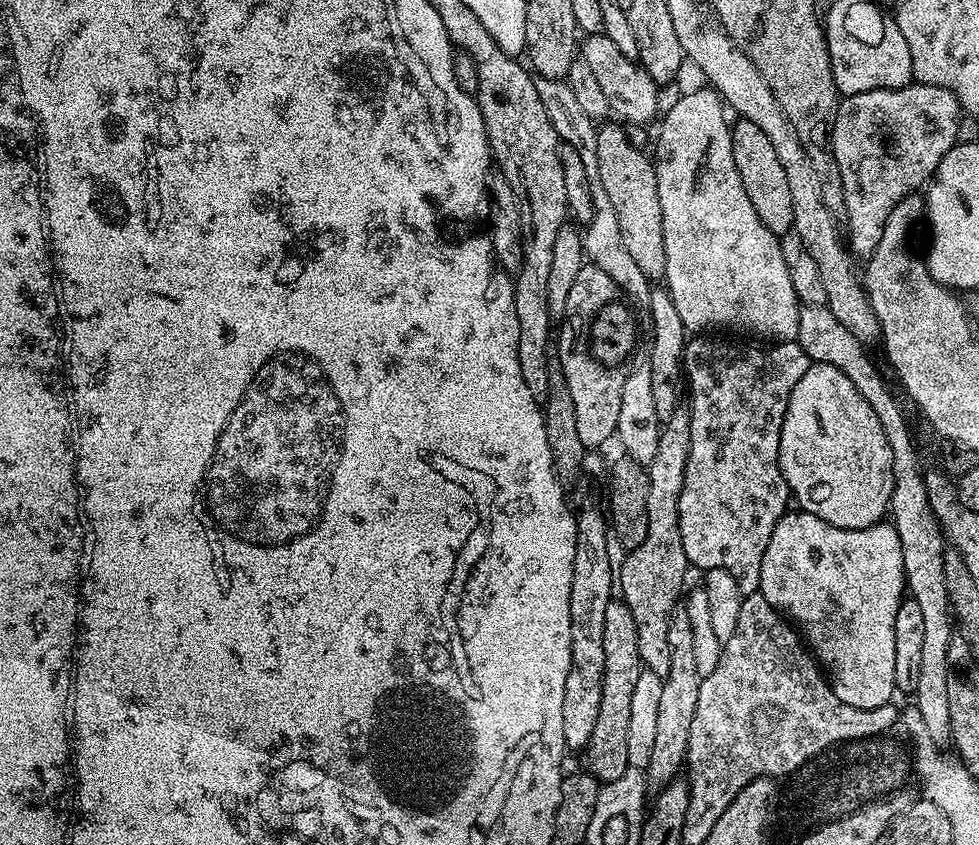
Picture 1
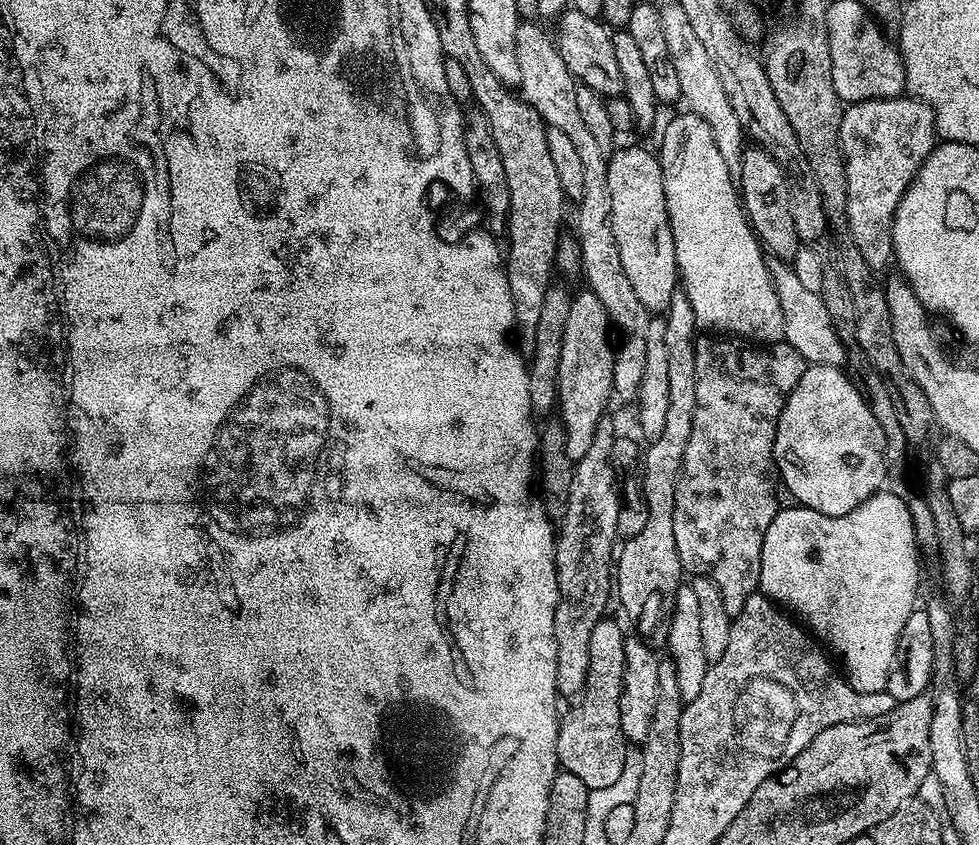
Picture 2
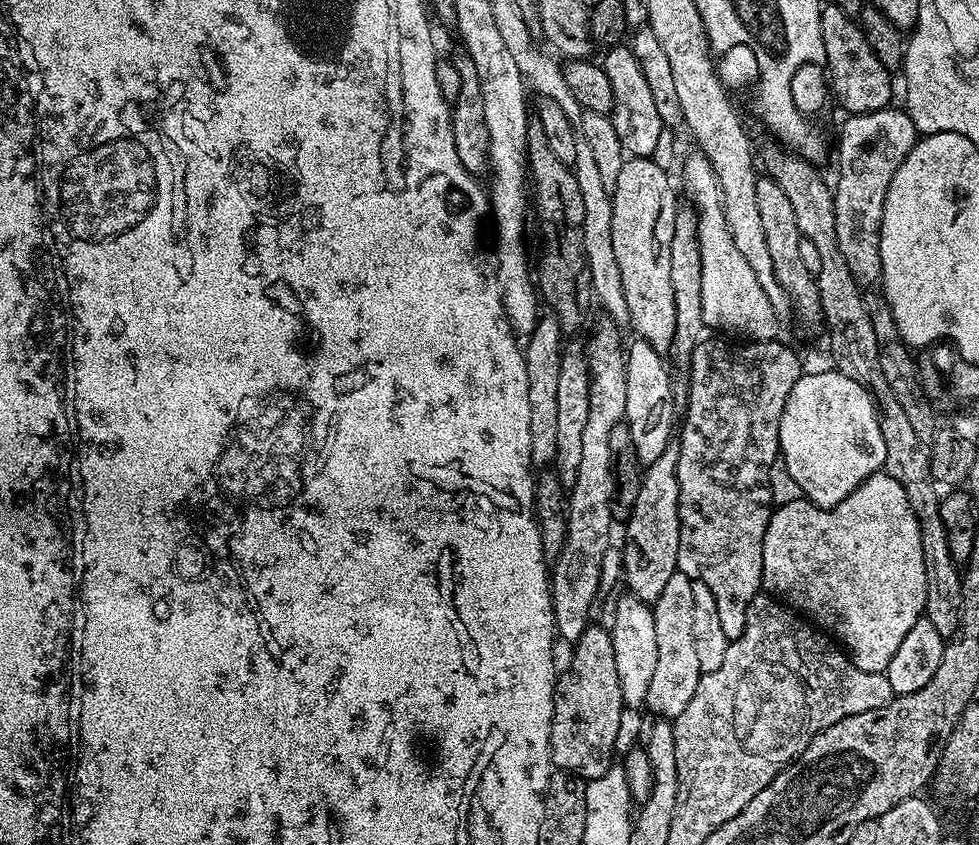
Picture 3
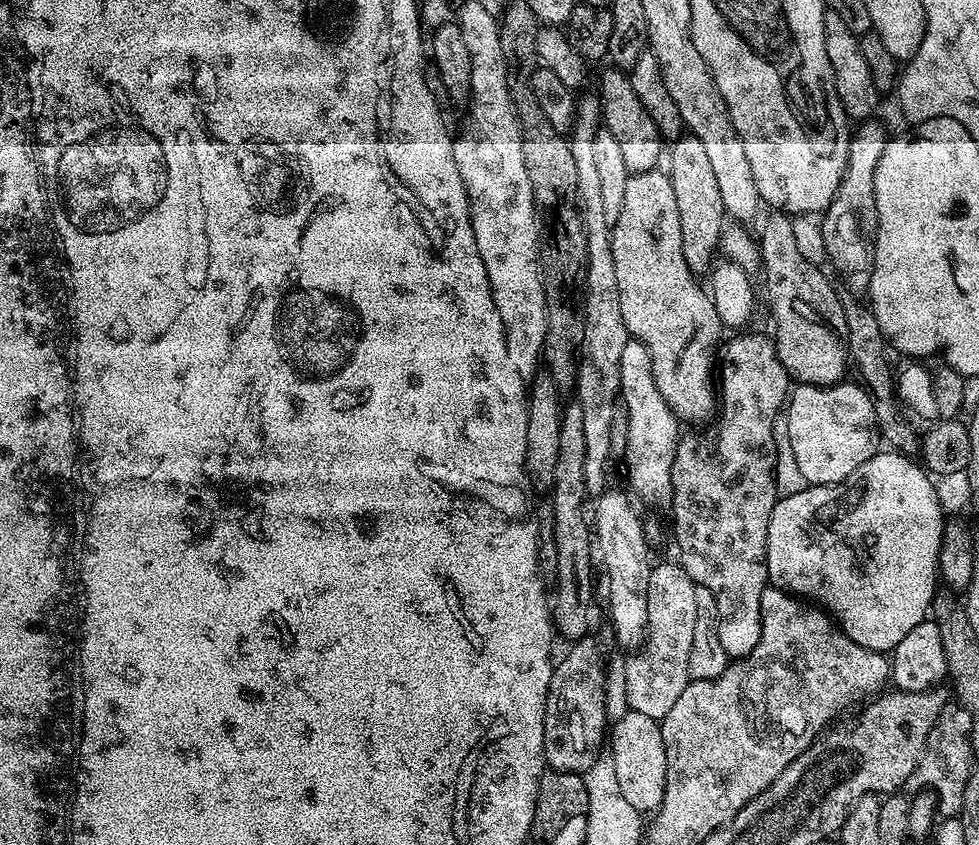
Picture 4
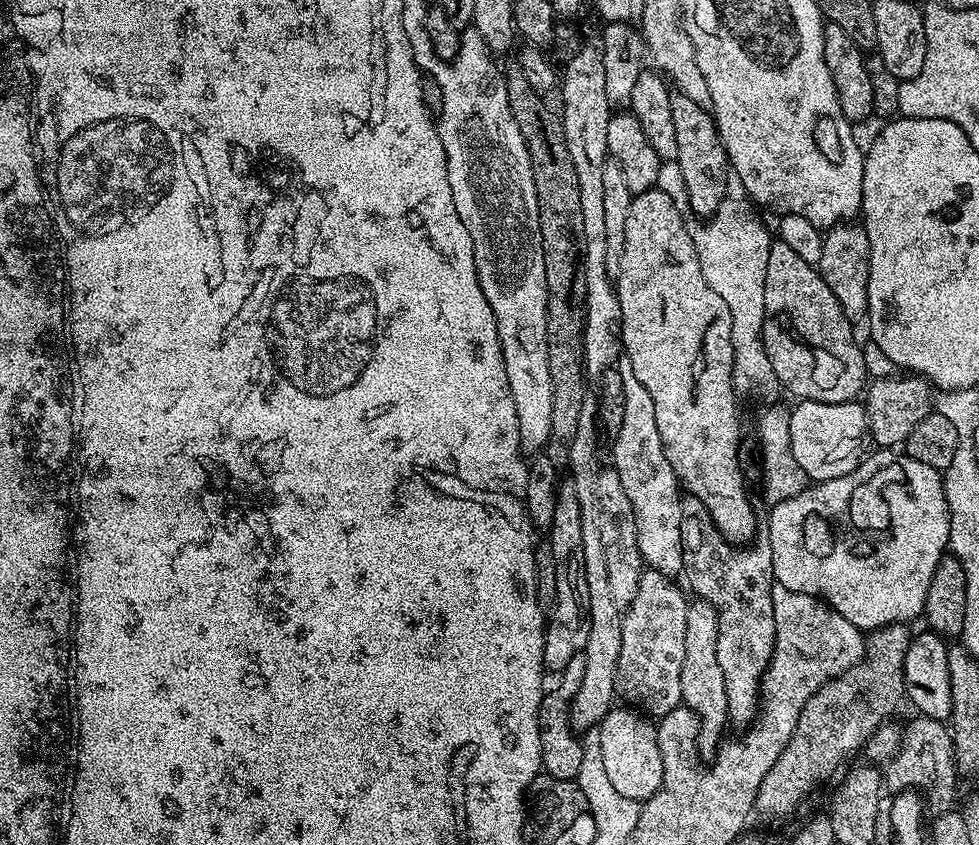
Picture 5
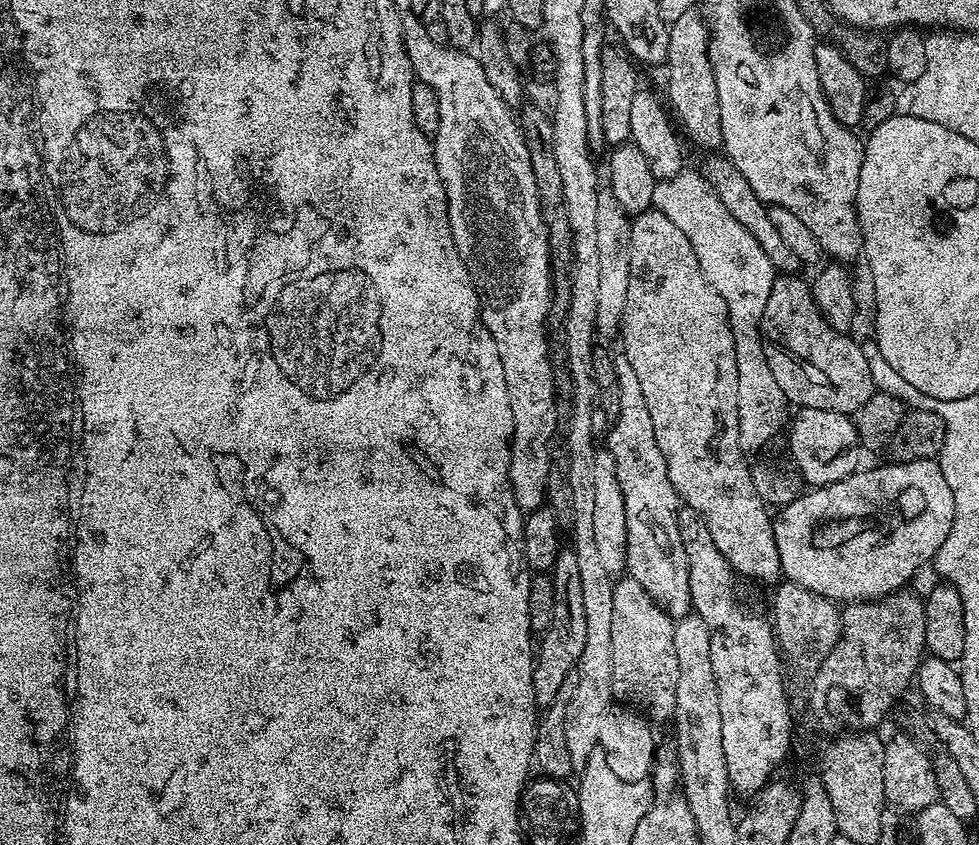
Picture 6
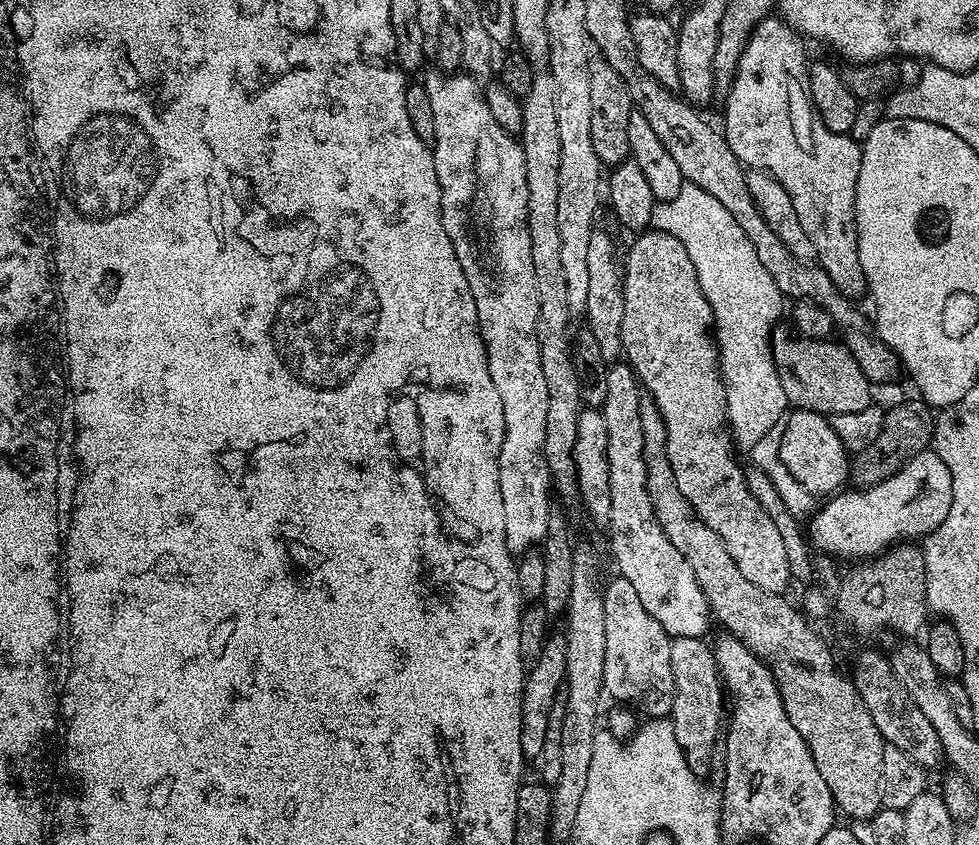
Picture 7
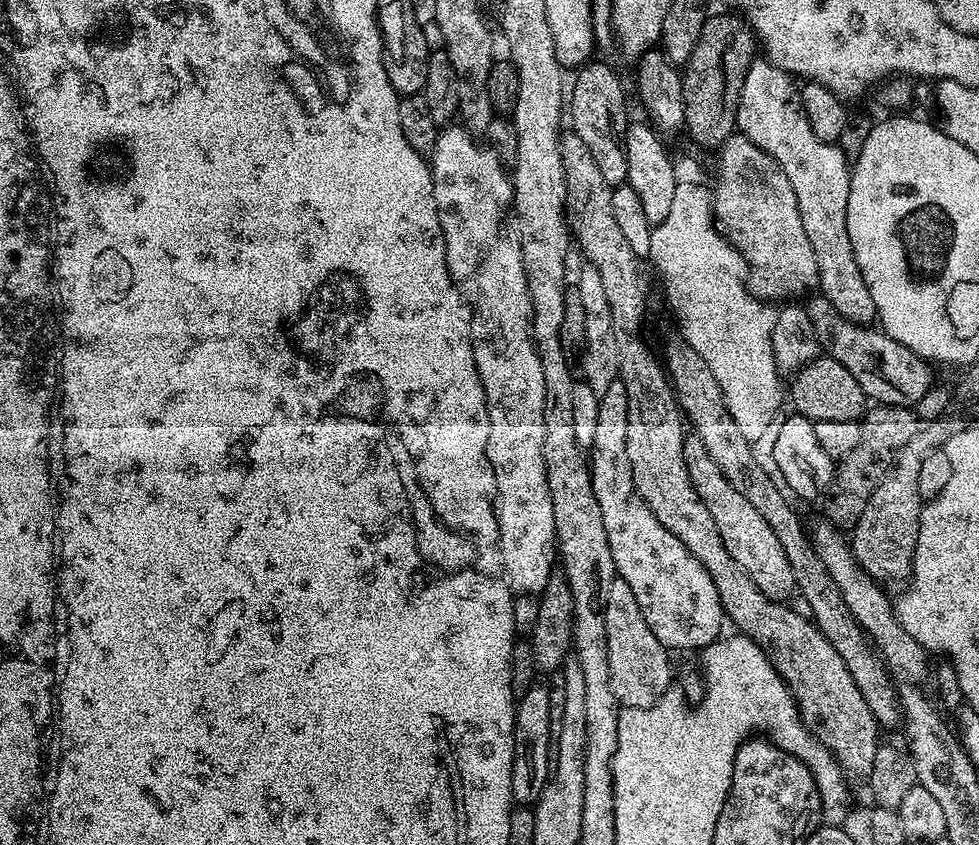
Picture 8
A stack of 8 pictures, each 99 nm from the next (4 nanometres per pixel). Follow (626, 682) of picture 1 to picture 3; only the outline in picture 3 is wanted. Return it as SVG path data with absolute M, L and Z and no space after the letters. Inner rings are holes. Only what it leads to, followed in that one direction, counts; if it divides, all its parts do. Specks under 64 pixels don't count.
M596 622L589 623L577 638L572 652L572 665L559 673L554 694L554 714L550 726L550 750L552 763L559 771L573 772L587 782L602 778L606 770L614 766L612 755L616 752L616 739L620 736L620 723L624 720L626 705L622 698L622 686L618 686L618 665L614 663L614 642L611 631Z

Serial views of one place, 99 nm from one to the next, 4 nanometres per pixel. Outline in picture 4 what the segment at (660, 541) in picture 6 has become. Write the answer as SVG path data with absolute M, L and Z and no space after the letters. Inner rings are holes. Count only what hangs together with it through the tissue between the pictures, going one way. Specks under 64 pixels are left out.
M629 338L626 350L622 350L622 382L620 383L622 403L630 418L630 435L626 442L626 454L622 467L628 471L627 487L637 501L645 500L652 508L672 507L672 479L670 470L674 466L674 454L682 435L681 421L670 410L666 398L658 394L654 382L650 354L637 340Z

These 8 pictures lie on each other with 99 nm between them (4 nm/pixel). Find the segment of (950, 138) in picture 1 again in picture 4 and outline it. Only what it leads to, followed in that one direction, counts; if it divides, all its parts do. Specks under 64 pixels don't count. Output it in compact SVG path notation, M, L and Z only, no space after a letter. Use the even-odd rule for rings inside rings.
M876 122L861 123L857 127L860 129L852 132L846 174L840 183L838 194L819 221L820 229L824 231L826 238L827 263L832 264L833 270L840 275L839 283L844 283L852 294L867 293L874 270L878 226L878 210L874 202L874 176L890 139L889 133L884 133L882 125L872 123Z

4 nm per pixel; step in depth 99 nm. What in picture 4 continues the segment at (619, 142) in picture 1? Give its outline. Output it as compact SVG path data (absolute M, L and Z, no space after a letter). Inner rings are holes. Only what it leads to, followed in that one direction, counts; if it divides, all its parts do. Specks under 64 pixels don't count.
M662 170L650 172L637 172L629 175L626 182L626 194L622 198L622 214L618 214L618 222L611 225L612 253L614 254L614 271L618 277L618 302L622 302L622 318L626 322L626 330L631 339L637 340L650 354L654 382L658 386L658 394L666 398L670 410L676 415L676 419L688 424L700 424L703 420L711 421L718 408L718 388L714 383L714 369L718 364L718 349L721 347L720 335L726 332L718 318L718 310L714 306L711 295L700 289L697 277L686 266L686 258L682 258L682 226L678 223L678 202L674 199L674 186L670 182L668 172Z

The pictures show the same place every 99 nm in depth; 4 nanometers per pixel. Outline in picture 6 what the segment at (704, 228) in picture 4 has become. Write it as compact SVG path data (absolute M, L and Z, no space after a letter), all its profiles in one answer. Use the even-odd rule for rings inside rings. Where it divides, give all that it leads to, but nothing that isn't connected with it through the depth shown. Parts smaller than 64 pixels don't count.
M699 11L696 12L682 13L676 21L674 19L671 21L668 29L670 50L666 65L666 71L668 71L666 100L683 135L687 139L689 136L700 148L716 150L724 142L722 138L722 106L718 106L718 82L714 78L714 66L708 49L710 39L708 22Z

